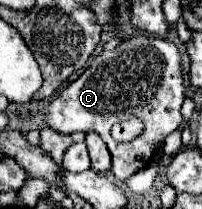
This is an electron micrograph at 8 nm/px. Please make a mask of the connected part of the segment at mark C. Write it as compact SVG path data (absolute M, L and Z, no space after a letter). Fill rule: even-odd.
M132 37L124 39L114 51L102 51L96 55L90 67L50 101L44 119L50 129L62 135L76 131L98 133L112 153L112 175L122 183L136 171L144 169L154 159L156 149L166 135L180 127L180 107L184 97L186 83L178 47L172 41L158 37ZM130 117L142 119L142 133L126 145L116 143L110 135L112 125Z

